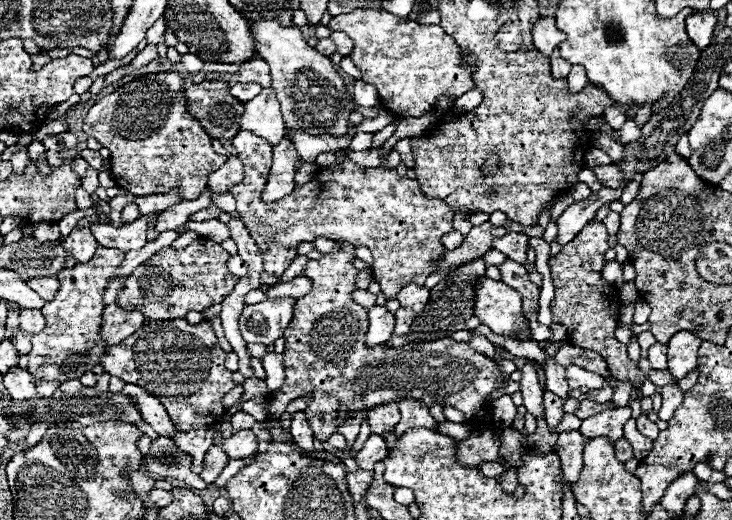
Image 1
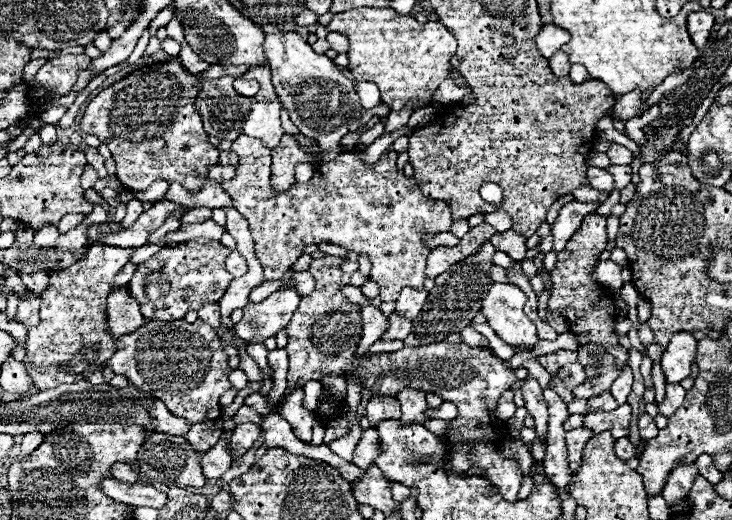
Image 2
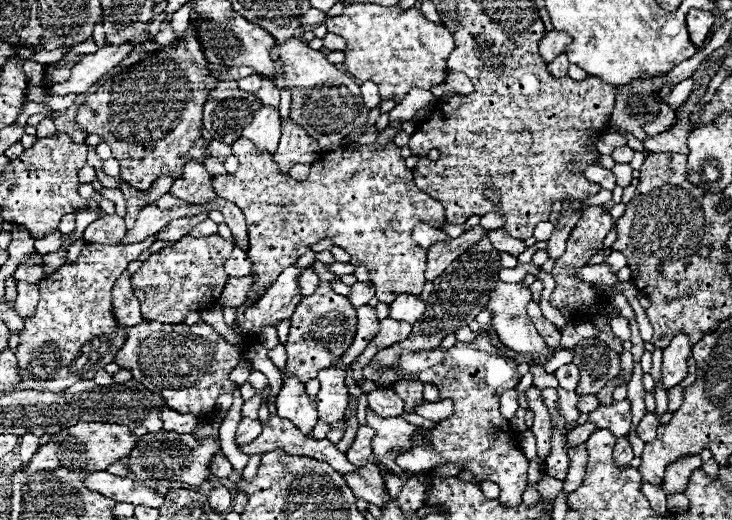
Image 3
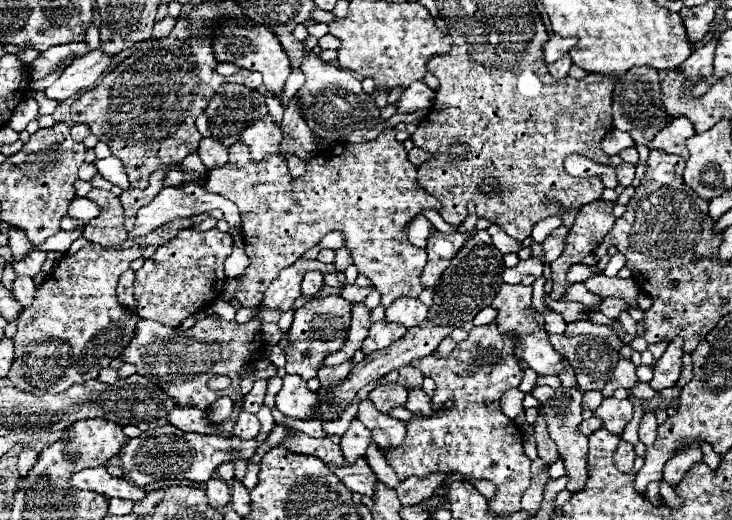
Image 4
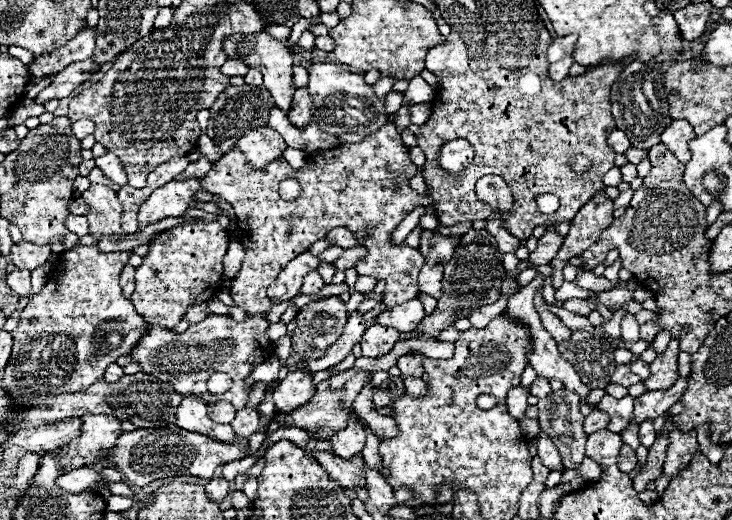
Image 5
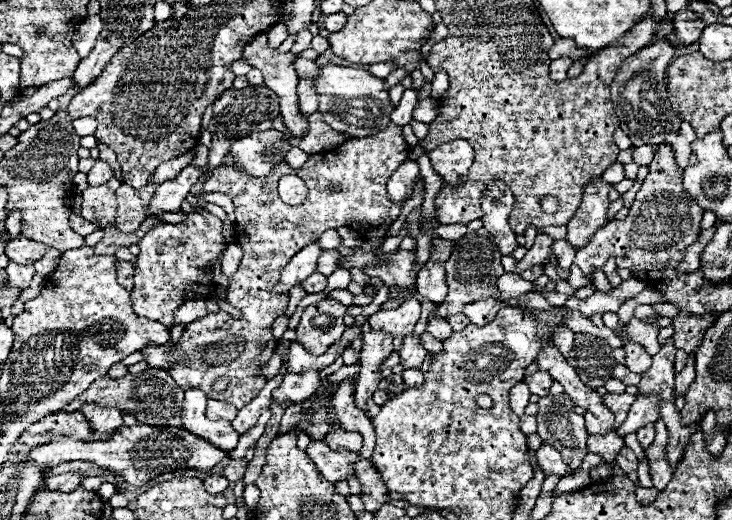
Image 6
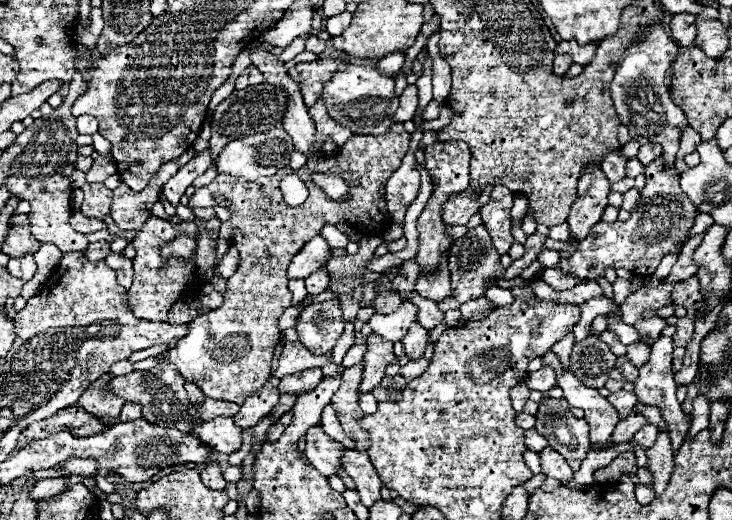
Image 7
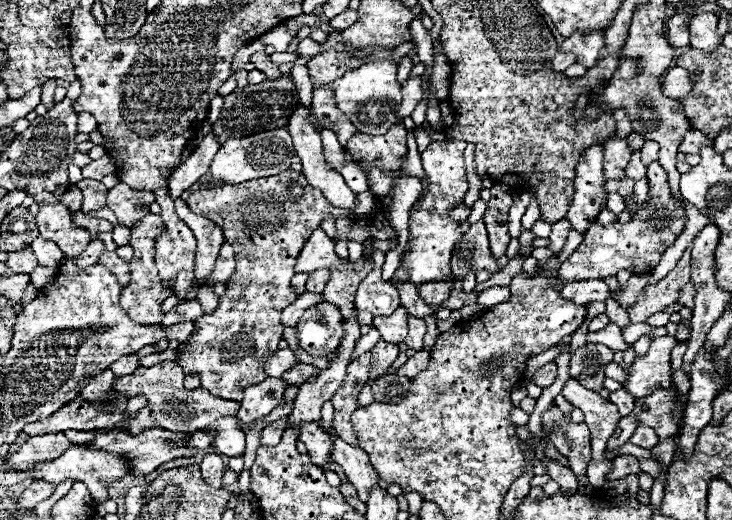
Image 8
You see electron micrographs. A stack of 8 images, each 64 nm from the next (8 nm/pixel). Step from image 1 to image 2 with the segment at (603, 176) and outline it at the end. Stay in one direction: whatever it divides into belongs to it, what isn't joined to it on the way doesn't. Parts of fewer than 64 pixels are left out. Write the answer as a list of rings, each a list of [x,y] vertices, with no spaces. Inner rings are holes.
[[[612,164],[606,170],[614,174],[614,186],[616,186],[616,190],[622,190],[624,186],[630,184],[630,178],[632,178],[632,168],[630,166],[614,166]]]

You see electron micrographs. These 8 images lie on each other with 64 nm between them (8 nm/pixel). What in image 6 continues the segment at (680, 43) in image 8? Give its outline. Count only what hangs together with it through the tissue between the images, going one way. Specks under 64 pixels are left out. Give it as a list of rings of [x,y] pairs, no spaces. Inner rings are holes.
[[[692,10],[688,12],[676,12],[674,20],[674,34],[676,40],[682,44],[692,44],[700,38],[700,28],[704,28],[704,22],[700,20],[700,16]]]

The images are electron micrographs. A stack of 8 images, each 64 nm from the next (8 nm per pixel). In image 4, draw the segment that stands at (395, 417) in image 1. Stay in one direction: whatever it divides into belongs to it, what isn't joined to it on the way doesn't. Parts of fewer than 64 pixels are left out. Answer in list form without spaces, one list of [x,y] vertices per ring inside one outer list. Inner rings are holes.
[[[390,382],[390,384],[382,384],[382,386],[374,388],[368,398],[374,402],[374,406],[380,412],[386,414],[390,408],[406,404],[406,390],[404,390],[404,386],[400,386],[396,382]]]

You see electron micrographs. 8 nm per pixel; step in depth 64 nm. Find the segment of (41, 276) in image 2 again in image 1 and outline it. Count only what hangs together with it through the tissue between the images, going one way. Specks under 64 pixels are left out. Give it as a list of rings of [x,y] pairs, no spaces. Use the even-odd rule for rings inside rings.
[[[28,278],[26,284],[28,284],[36,294],[40,294],[44,300],[52,300],[52,294],[54,294],[56,288],[58,288],[58,280],[56,280],[56,278]]]

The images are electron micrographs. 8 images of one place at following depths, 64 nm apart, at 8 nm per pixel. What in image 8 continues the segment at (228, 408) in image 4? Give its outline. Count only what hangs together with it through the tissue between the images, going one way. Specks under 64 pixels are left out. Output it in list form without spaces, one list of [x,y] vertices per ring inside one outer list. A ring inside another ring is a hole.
[[[160,362],[154,364],[150,368],[140,366],[136,372],[128,374],[128,376],[118,376],[114,382],[114,388],[118,392],[126,392],[130,396],[138,396],[138,394],[146,394],[148,404],[152,408],[152,412],[156,414],[156,418],[160,420],[160,426],[172,432],[196,432],[208,424],[212,424],[218,418],[224,416],[236,416],[236,412],[240,410],[240,404],[234,400],[224,400],[218,396],[212,396],[208,390],[204,388],[196,388],[196,390],[186,390],[182,386],[184,380],[184,372],[180,370],[180,366],[176,362]]]

